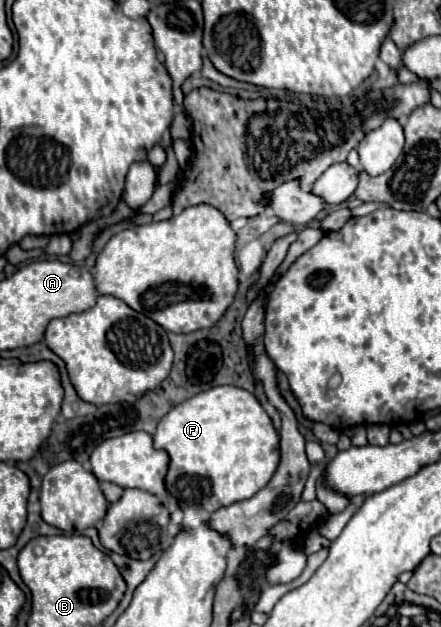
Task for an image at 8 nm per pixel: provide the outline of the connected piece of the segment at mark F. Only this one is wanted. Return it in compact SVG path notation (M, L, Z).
M233 385L211 387L211 389L203 391L203 393L197 393L197 395L193 395L191 399L187 399L187 401L175 405L175 407L159 421L157 433L153 435L153 445L155 445L155 449L165 449L165 451L169 453L169 457L171 457L171 465L169 465L167 479L165 479L167 493L169 493L173 499L177 499L179 507L185 509L185 507L191 505L191 507L195 507L197 511L207 511L207 513L213 513L213 511L217 511L219 507L227 507L227 505L231 505L231 503L235 503L235 501L243 501L243 499L249 499L251 495L255 495L259 489L263 489L263 487L269 483L271 475L275 473L275 469L277 469L277 465L279 465L279 433L275 431L275 427L273 427L273 423L271 423L271 417L265 413L263 405L257 401L257 397L255 397L253 393L249 393L249 391L241 389L241 387L233 387Z

